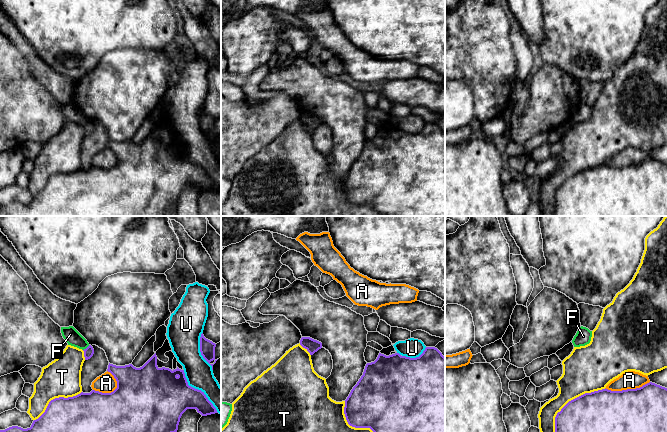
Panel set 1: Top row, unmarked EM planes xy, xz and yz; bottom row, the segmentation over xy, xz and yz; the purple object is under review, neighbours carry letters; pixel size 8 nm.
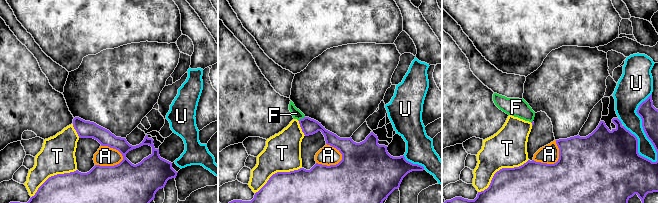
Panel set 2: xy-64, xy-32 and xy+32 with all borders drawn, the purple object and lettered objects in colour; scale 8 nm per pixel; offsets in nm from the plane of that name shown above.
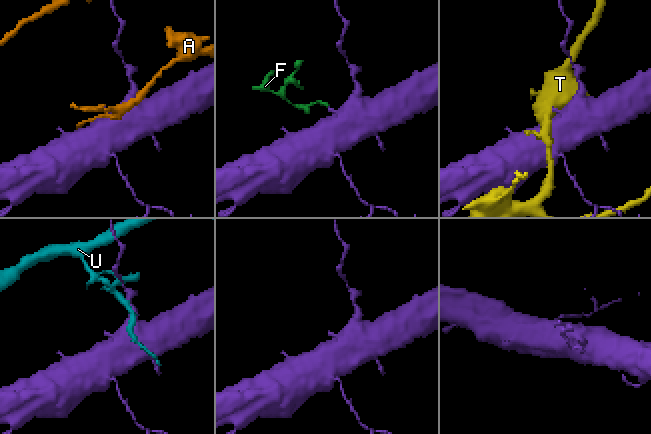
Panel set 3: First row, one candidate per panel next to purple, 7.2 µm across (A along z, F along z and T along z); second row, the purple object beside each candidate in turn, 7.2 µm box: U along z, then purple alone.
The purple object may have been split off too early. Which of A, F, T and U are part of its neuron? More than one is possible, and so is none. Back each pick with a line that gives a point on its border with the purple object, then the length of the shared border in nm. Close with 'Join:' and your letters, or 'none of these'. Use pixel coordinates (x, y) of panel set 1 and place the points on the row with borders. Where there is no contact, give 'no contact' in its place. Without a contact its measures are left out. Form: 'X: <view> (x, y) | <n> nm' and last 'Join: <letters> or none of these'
Join: none of these

